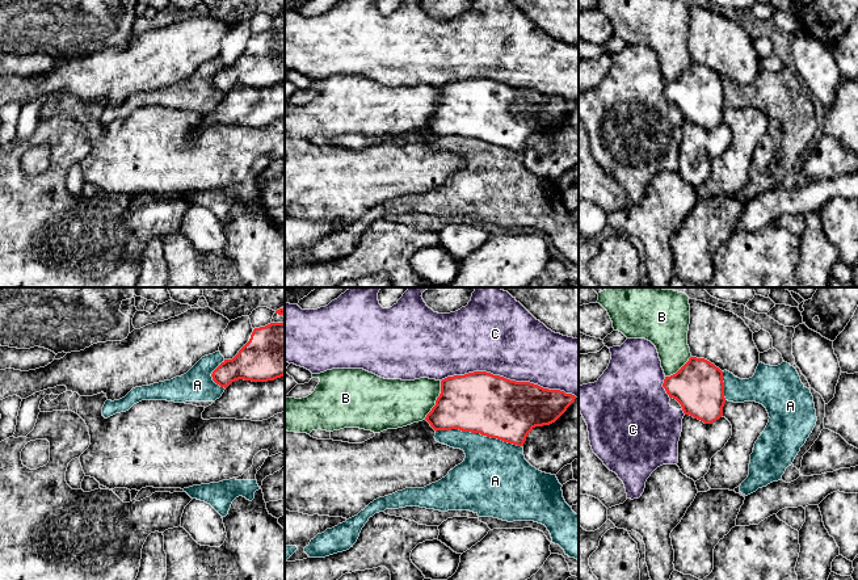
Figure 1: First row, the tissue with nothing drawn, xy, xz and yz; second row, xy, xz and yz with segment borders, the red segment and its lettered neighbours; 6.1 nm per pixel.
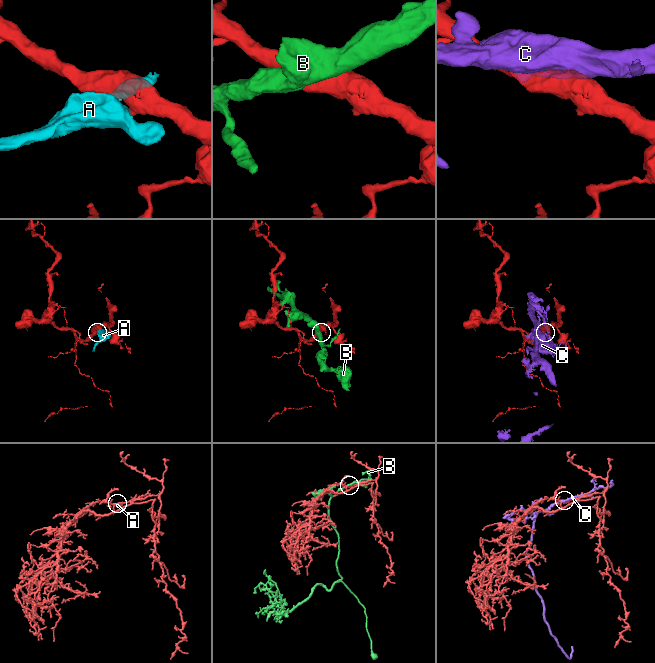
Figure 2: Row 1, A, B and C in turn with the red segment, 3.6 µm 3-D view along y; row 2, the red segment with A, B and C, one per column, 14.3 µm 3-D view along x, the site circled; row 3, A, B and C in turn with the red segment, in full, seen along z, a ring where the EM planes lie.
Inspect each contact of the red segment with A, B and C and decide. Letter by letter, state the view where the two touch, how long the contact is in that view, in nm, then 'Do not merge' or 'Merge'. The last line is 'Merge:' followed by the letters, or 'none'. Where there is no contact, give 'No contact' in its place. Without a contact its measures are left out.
A: Touches red in xz. Shared border 300 nm. Do not merge
B: Touches red in xz. Shared border 260 nm. Do not merge
C: Touches red in xz. Shared border 850 nm. Do not merge
Merge: none

